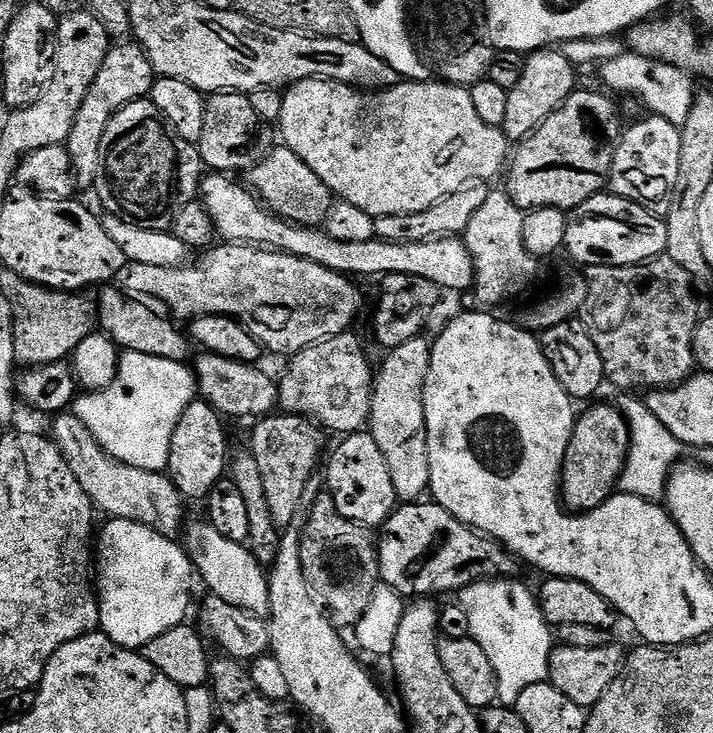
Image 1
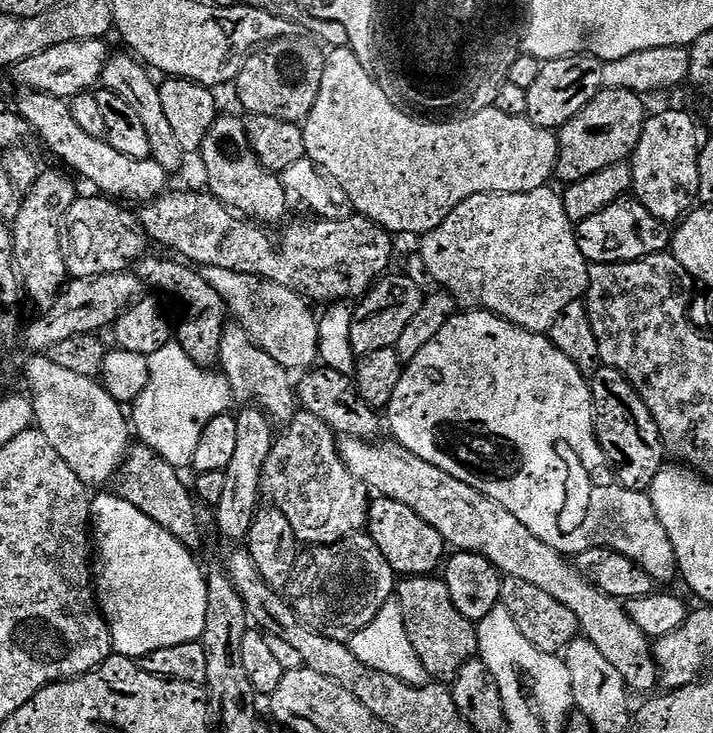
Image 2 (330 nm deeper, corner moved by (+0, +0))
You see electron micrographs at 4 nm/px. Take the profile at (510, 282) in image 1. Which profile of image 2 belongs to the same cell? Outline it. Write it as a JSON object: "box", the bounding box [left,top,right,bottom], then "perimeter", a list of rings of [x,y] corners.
{"box":[420,186,590,333],"perimeter":[[[545,186],[538,190],[530,190],[529,192],[487,192],[486,194],[474,194],[474,198],[466,198],[466,202],[459,204],[446,218],[446,222],[442,222],[442,226],[438,226],[432,232],[423,233],[421,240],[424,241],[420,244],[420,256],[424,259],[425,270],[440,283],[437,285],[443,291],[449,292],[455,298],[457,305],[461,309],[492,312],[495,316],[500,316],[504,320],[518,325],[519,328],[525,328],[531,332],[548,333],[554,326],[555,320],[558,319],[558,314],[562,314],[562,310],[566,310],[566,306],[570,306],[570,302],[580,300],[588,291],[588,269],[590,265],[578,246],[576,229],[572,220],[566,214],[563,195],[559,191],[555,192],[552,186]]]}

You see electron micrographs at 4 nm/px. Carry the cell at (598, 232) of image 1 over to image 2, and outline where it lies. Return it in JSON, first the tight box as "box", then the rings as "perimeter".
{"box":[575,198,670,265],"perimeter":[[[625,198],[606,206],[606,210],[598,210],[598,214],[586,218],[582,223],[575,225],[578,246],[588,260],[589,265],[594,264],[625,264],[631,260],[644,260],[656,252],[668,252],[670,248],[670,228],[665,221],[654,218],[646,206],[642,206],[635,198]]]}

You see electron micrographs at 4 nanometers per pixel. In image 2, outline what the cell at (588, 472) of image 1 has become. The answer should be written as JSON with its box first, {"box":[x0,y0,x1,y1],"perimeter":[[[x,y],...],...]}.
{"box":[590,367,666,492],"perimeter":[[[599,367],[590,376],[592,415],[596,417],[596,440],[606,454],[620,485],[626,490],[648,492],[654,478],[665,467],[666,453],[658,426],[646,410],[646,402],[618,370]]]}

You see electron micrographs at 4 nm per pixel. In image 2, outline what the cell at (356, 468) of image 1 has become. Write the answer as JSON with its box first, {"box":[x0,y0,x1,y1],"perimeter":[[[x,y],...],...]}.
{"box":[366,496,446,578],"perimeter":[[[385,496],[369,503],[366,532],[400,578],[431,576],[441,567],[446,556],[442,534],[438,534],[438,530],[434,530],[430,522],[422,522],[422,518],[418,518],[418,514],[410,510],[410,506],[402,506],[402,502],[394,502]]]}

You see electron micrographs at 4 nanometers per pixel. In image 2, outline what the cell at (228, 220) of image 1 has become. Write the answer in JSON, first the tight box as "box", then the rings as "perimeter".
{"box":[14,90,170,202],"perimeter":[[[24,90],[19,94],[21,96],[14,100],[14,107],[20,117],[28,123],[29,129],[35,135],[36,132],[40,135],[41,142],[65,164],[65,169],[73,168],[68,170],[77,177],[80,175],[82,179],[89,180],[96,187],[93,189],[97,193],[109,198],[119,198],[124,202],[147,202],[164,195],[169,187],[170,173],[162,166],[158,166],[156,160],[129,158],[127,154],[114,150],[114,146],[110,146],[107,140],[90,138],[90,134],[86,134],[86,130],[81,130],[78,122],[74,122],[74,114],[70,114],[69,101],[31,90]]]}

